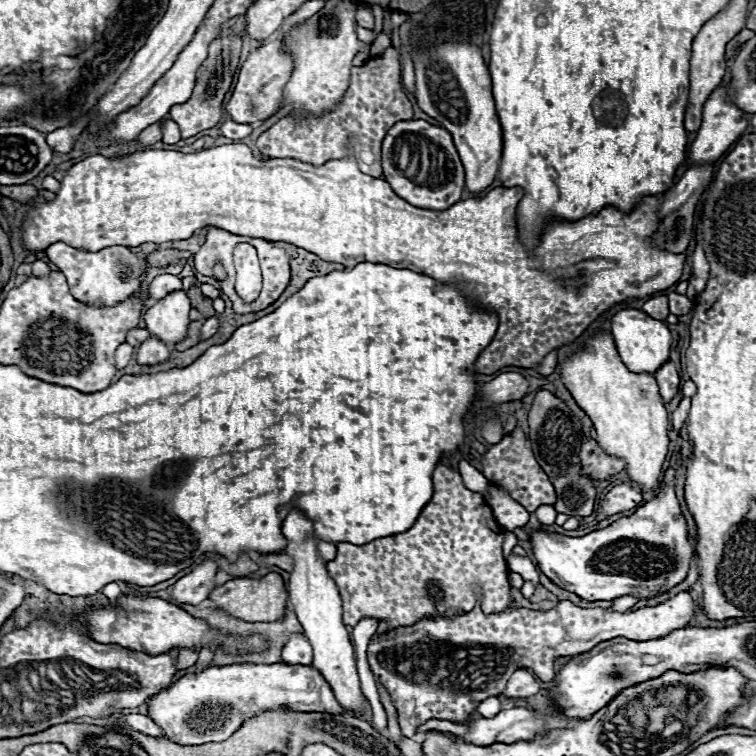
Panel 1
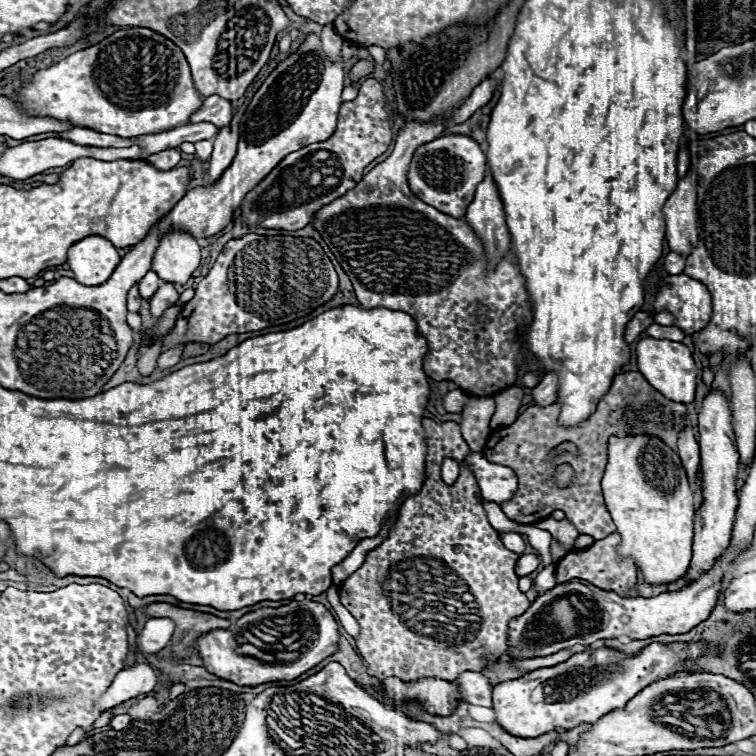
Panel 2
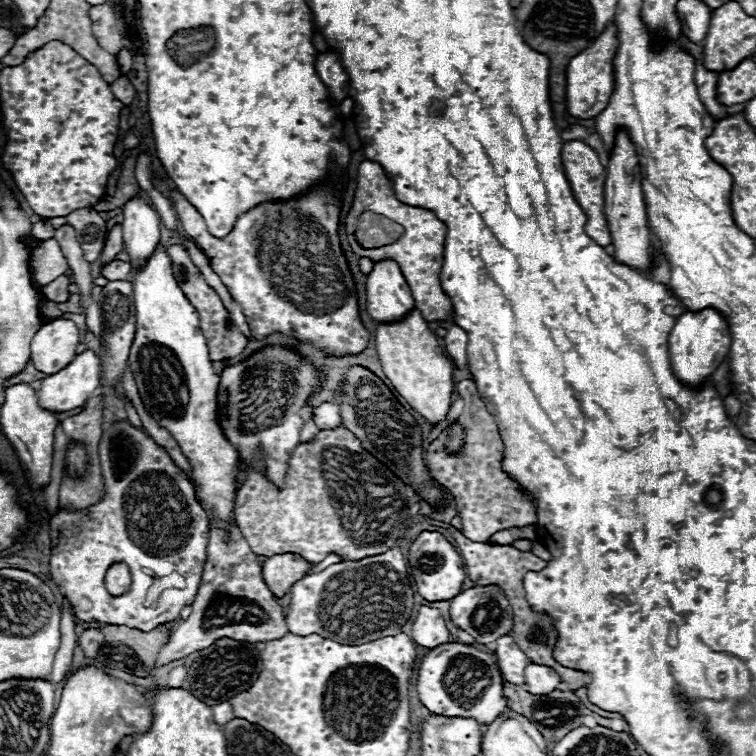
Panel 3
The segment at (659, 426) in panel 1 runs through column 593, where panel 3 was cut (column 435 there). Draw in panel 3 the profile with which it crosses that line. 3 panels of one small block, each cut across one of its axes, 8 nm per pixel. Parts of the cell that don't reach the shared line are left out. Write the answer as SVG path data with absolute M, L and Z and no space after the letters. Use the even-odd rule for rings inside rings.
M412 308L402 320L378 322L374 342L382 370L386 378L392 382L392 386L398 390L398 394L402 394L406 402L428 422L432 424L442 422L448 414L450 396L454 390L452 362L440 348L438 338L432 334L418 308Z

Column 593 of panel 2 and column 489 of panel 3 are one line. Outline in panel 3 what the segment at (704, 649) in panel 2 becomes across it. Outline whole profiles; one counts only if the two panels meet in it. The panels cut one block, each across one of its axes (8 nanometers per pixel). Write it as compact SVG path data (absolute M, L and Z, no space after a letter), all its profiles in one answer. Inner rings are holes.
M442 644L430 650L418 668L418 696L430 712L440 716L470 716L478 724L490 724L508 710L502 688L504 680L496 656L484 644Z

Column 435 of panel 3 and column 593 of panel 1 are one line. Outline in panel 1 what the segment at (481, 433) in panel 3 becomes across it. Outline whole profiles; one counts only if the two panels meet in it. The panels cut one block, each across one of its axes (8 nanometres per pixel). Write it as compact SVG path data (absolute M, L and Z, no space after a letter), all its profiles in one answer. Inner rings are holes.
M592 438L584 440L580 460L582 460L582 474L592 480L606 480L608 476L614 476L624 468L624 460L608 456Z

